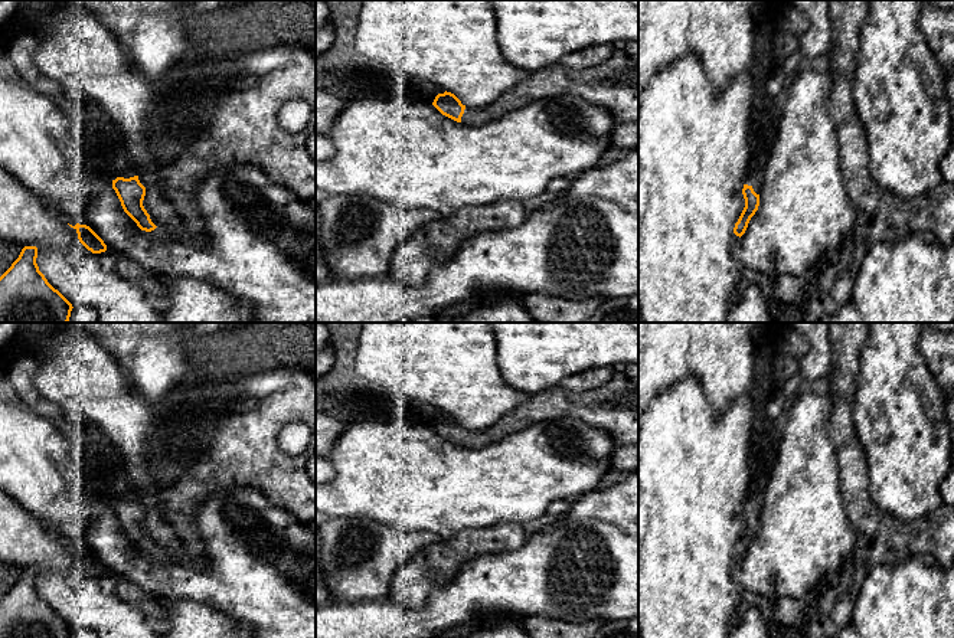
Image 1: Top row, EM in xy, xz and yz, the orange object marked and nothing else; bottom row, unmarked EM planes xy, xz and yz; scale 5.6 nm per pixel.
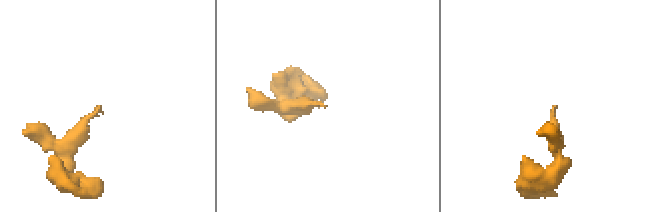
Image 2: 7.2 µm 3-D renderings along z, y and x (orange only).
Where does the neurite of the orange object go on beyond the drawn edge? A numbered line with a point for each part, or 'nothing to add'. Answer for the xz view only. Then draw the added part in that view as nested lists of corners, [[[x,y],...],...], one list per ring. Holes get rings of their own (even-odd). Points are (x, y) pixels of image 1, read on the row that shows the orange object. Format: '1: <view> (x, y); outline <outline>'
1: xz (614, 84); outline [[[638,40],[625,43],[621,50],[614,50],[608,60],[597,66],[569,69],[559,63],[532,72],[526,81],[513,86],[487,107],[465,107],[461,122],[471,127],[481,127],[501,118],[510,111],[529,105],[535,99],[553,94],[579,95],[592,104],[605,108],[612,115],[615,125],[638,122]]]

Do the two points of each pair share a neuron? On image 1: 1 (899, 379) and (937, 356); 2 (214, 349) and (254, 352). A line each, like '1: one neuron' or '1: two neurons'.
1: two neurons
2: one neuron

